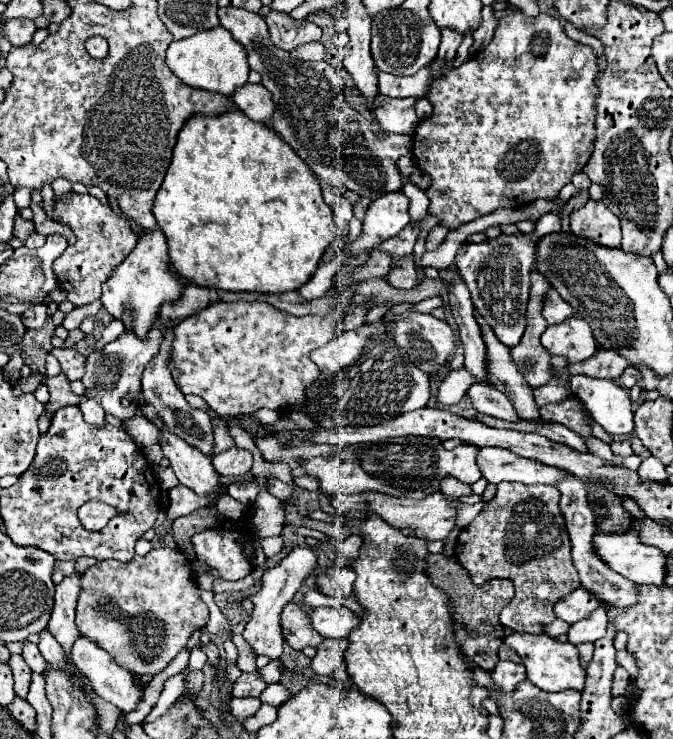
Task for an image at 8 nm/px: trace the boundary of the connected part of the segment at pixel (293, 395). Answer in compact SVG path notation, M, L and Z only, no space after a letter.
M402 192L384 194L368 206L362 234L346 248L336 272L338 280L332 284L332 314L294 318L270 304L214 302L204 308L204 312L182 320L174 332L176 338L170 360L170 372L180 392L204 398L210 410L224 418L256 412L260 408L278 412L286 412L288 408L304 410L304 392L320 374L308 354L342 332L346 308L354 298L352 290L360 284L358 280L352 280L352 272L368 262L378 244L396 236L408 222L408 198Z

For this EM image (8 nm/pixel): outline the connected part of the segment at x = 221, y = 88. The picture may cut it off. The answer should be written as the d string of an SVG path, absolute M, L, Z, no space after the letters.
M222 26L200 30L194 36L174 40L166 50L166 64L184 84L208 92L220 92L224 96L232 96L236 88L244 86L250 72L244 46L236 42L234 36Z

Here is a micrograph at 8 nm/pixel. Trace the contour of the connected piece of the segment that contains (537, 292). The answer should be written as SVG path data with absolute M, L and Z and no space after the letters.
M536 270L532 272L532 288L530 288L530 302L526 312L526 332L516 348L512 348L512 360L518 368L518 372L524 376L526 384L530 388L538 388L546 384L550 376L550 356L544 352L544 346L540 344L540 336L544 328L548 326L542 312L540 312L540 300L544 298L544 292L548 292L550 284L544 280Z

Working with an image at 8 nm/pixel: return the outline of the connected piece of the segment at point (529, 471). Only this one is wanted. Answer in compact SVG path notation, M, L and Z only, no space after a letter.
M480 448L476 454L476 464L484 480L498 484L502 480L522 482L522 484L552 484L556 486L566 474L560 468L540 464L532 458L520 458L504 448Z

